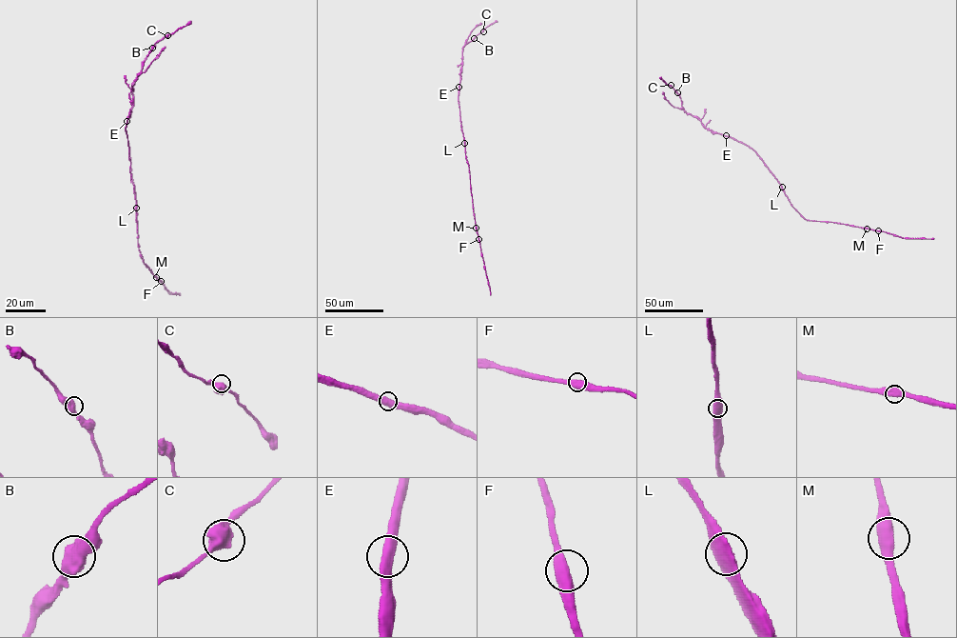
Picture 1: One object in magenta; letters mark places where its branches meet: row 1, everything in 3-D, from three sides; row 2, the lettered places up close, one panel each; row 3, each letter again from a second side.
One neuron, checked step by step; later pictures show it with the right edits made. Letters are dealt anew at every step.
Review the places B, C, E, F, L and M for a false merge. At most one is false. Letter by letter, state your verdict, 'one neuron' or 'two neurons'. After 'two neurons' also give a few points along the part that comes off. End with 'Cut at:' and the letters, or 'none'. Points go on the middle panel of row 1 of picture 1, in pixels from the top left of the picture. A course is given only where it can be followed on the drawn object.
B: one neuron
C: one neuron
E: one neuron
F: one neuron
L: one neuron
M: one neuron
Cut at: none

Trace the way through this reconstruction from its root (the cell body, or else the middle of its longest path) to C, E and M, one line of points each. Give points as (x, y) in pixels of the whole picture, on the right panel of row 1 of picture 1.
C: (779, 182), (751, 149), (731, 137), (712, 132), (698, 119), (688, 114), (671, 85)
E: (779, 182), (754, 150), (726, 135)
M: (779, 182), (790, 205), (805, 219), (867, 229)

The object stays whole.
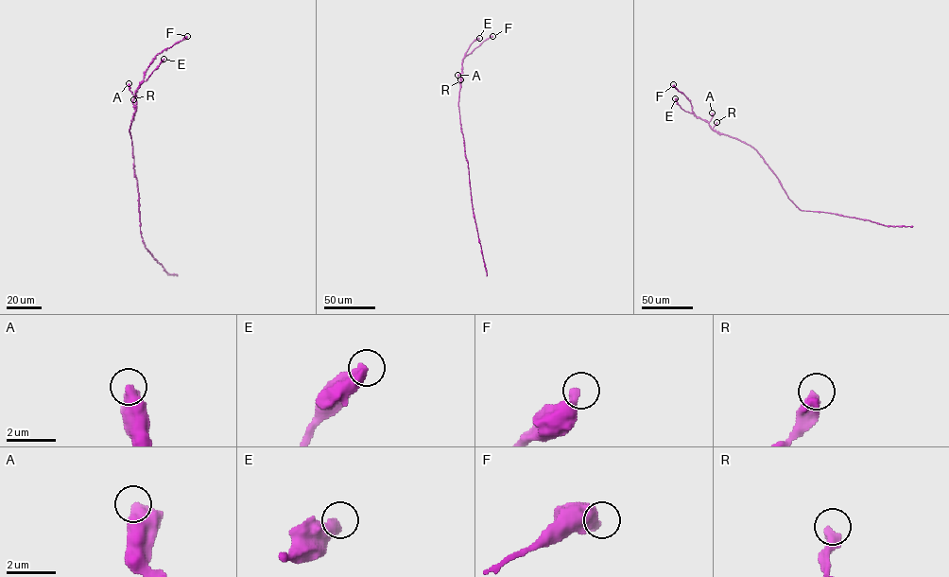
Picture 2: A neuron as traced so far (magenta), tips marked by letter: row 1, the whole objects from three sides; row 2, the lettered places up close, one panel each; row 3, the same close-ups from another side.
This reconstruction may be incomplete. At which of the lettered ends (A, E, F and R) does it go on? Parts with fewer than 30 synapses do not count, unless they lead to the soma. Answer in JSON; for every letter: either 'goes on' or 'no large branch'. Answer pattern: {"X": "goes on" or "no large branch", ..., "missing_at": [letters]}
{"A": "no large branch", "E": "no large branch", "F": "no large branch", "R": "no large branch", "missing_at": []}

